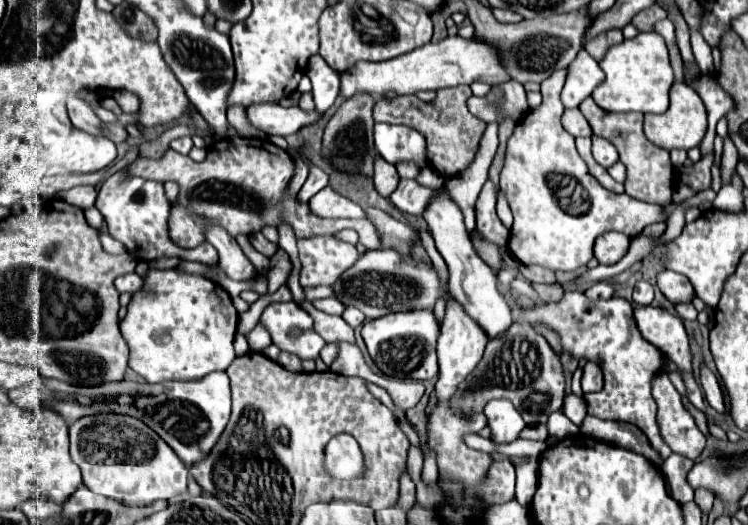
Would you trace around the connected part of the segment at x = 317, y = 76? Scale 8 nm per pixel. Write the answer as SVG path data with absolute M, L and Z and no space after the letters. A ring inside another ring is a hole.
M313 55L307 63L307 77L313 83L313 97L319 111L327 111L339 95L339 71L331 69L321 55Z

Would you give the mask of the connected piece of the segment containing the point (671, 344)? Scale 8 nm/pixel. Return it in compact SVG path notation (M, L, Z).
M635 305L635 321L641 335L661 349L667 359L675 361L681 369L691 371L691 351L683 321L659 307Z

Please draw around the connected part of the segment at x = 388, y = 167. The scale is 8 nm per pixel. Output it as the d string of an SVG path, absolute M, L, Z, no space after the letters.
M377 155L377 161L375 161L375 173L373 173L373 183L375 183L375 189L381 197L389 197L395 189L397 189L397 183L399 183L399 175L397 175L397 169L395 165L387 163L383 157Z

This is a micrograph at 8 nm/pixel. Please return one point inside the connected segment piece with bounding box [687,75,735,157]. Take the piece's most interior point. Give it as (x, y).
(717, 102)

